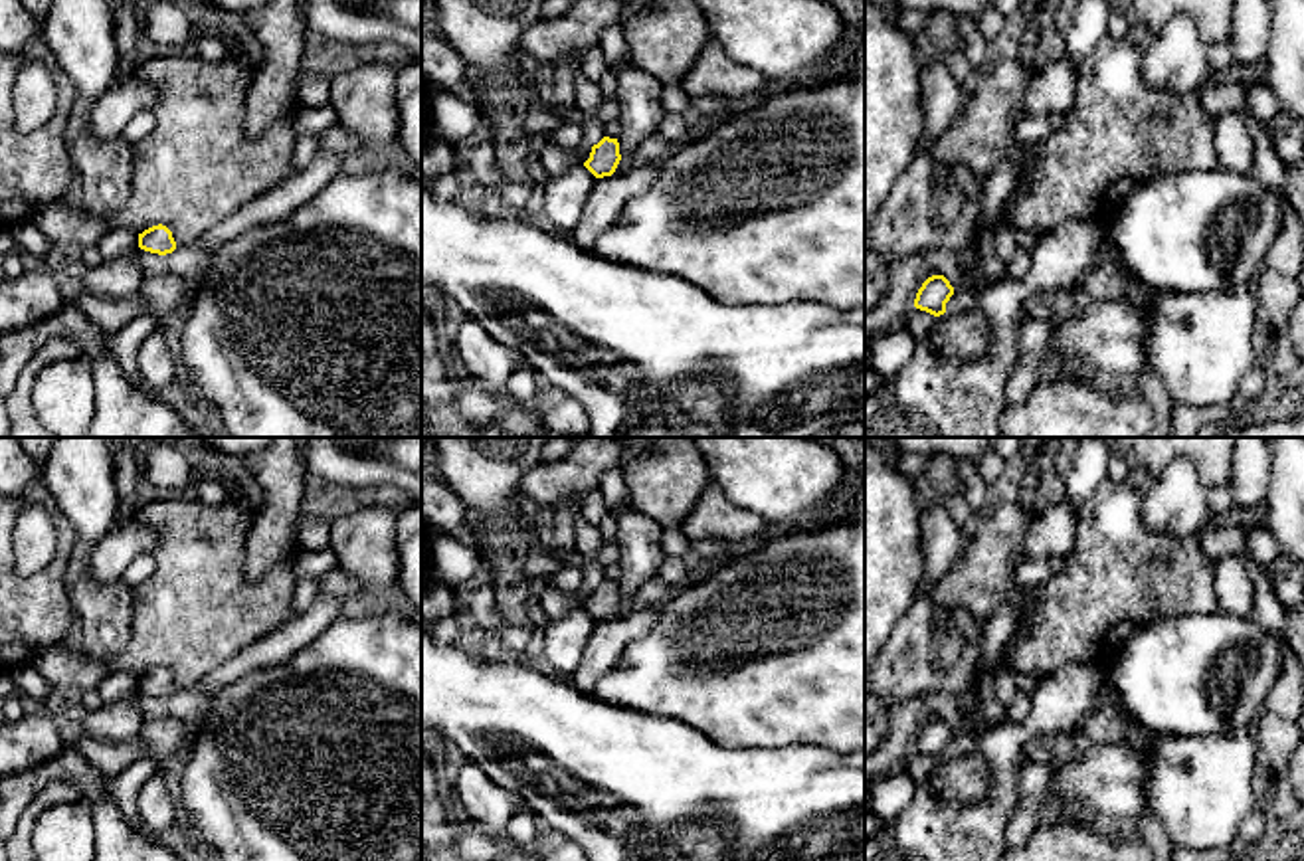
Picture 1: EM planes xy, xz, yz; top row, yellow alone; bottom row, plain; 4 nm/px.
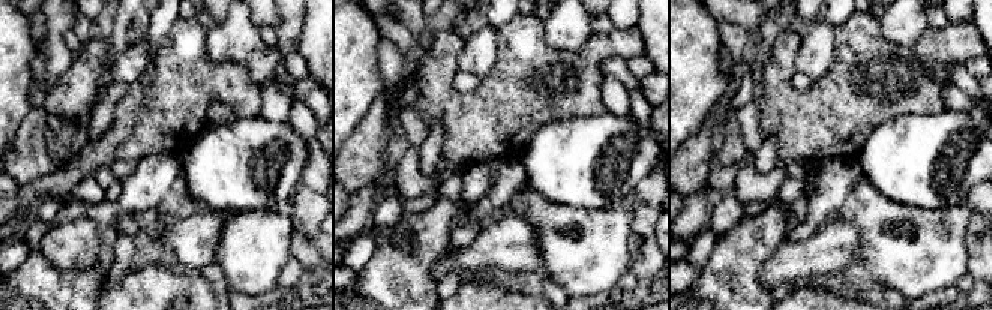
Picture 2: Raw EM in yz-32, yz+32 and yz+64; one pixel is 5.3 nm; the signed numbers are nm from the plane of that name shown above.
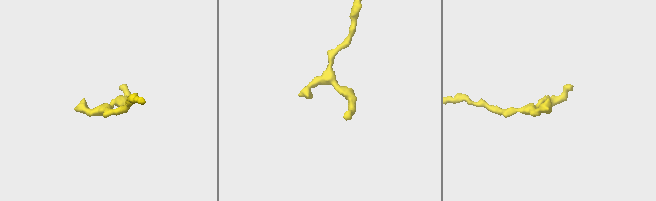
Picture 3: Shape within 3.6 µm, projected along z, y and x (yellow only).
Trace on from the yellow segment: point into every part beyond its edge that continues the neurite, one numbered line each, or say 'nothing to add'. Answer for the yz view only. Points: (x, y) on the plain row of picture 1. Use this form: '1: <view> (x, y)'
nothing to add

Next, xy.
nothing to add

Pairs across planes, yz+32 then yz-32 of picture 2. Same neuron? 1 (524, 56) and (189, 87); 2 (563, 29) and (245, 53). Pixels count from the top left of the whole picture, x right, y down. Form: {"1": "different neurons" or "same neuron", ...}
{"1": "same neuron", "2": "same neuron"}

